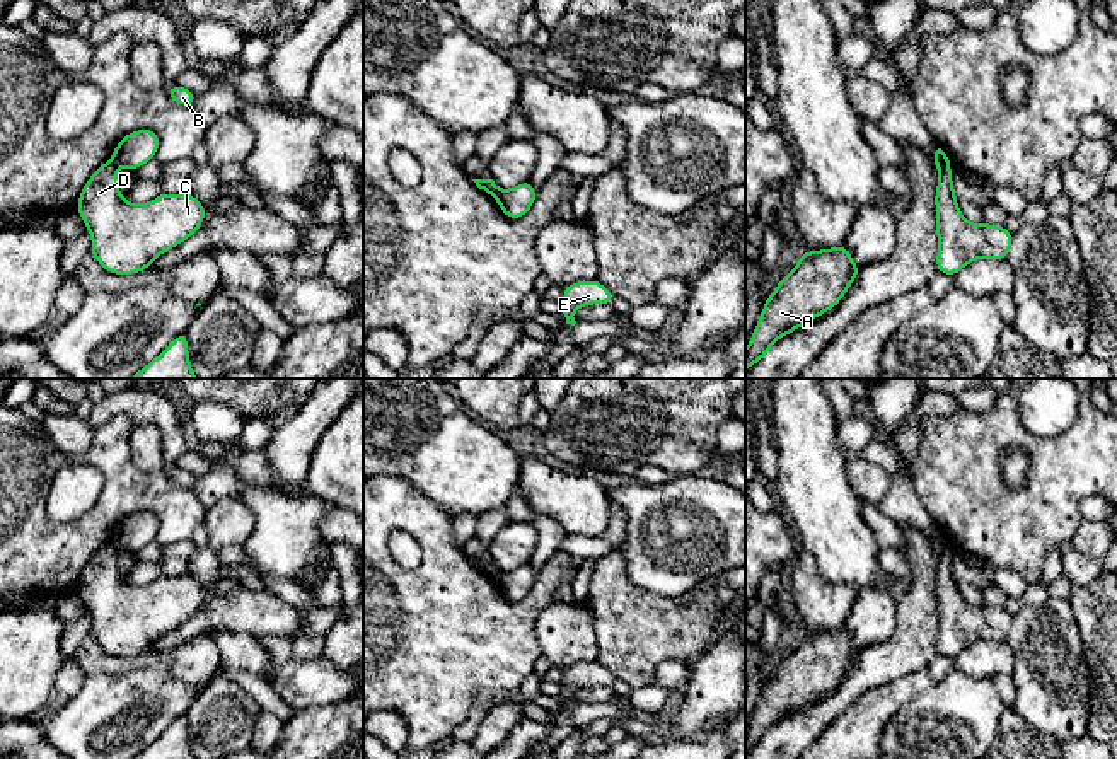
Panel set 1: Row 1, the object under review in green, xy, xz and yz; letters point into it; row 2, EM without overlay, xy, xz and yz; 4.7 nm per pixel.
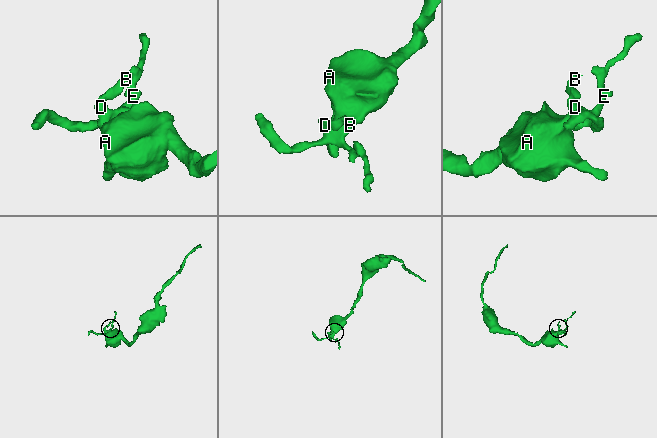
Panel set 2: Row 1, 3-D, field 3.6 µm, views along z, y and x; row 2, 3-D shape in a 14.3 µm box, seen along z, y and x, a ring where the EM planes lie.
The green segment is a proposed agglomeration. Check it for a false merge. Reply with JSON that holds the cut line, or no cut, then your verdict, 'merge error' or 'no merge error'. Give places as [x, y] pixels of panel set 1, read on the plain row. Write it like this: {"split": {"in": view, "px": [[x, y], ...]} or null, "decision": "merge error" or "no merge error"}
{"split": {"in": "xy", "px": [[111, 541], [116, 550]]}, "decision": "merge error"}

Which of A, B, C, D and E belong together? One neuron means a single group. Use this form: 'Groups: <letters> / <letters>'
Groups: A C D E / B

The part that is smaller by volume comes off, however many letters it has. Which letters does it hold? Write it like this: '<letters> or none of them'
B

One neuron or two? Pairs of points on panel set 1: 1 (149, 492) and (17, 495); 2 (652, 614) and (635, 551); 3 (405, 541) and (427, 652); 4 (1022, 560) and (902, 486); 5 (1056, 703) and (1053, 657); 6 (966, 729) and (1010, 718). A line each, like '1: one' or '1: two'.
1: one
2: two
3: two
4: two
5: one
6: two

